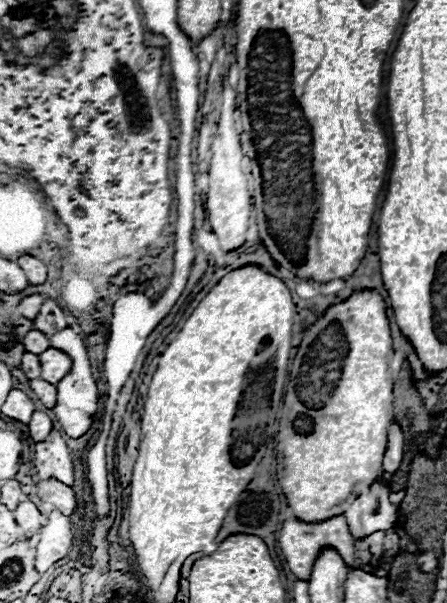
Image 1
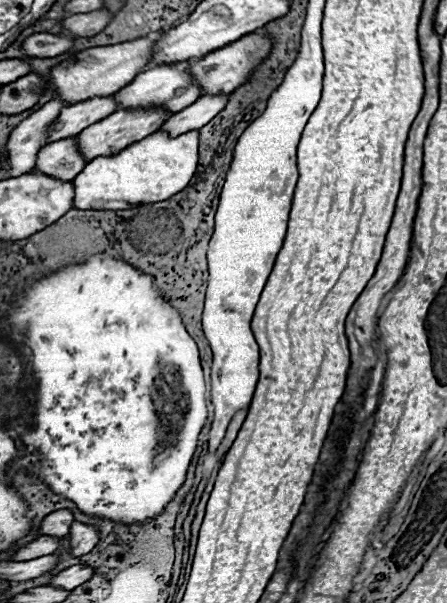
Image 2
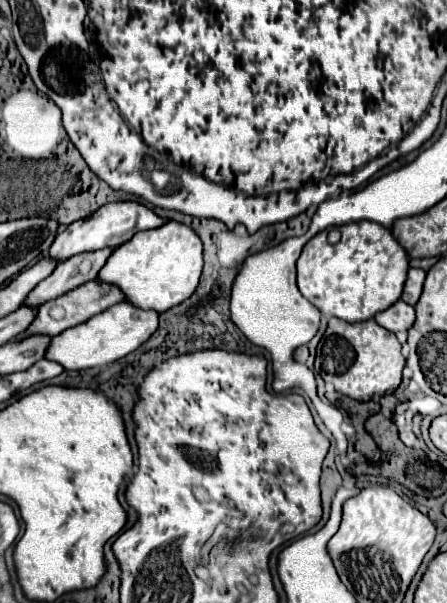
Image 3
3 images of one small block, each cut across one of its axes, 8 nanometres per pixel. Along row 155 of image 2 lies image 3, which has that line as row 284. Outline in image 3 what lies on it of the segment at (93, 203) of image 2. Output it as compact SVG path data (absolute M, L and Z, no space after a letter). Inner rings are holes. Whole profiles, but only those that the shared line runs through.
M168 222L156 230L134 234L118 246L98 274L98 280L112 282L122 288L126 300L144 310L166 312L190 298L198 286L204 266L204 246L200 236L180 222Z

